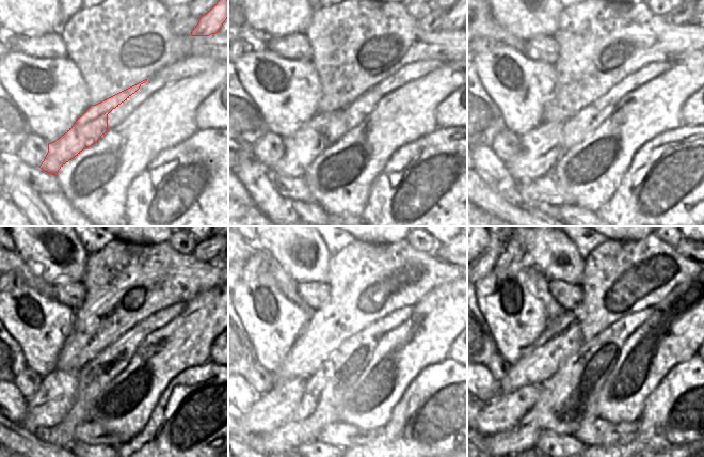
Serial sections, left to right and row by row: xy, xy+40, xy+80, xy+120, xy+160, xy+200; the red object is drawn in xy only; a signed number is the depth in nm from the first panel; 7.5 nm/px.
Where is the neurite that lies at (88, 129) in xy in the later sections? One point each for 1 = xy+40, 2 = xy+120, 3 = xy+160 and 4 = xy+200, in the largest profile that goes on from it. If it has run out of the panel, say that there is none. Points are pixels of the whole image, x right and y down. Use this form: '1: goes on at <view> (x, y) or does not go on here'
1: goes on at xy+40 (301, 148)
2: goes on at xy+120 (56, 396)
3: goes on at xy+160 (273, 409)
4: goes on at xy+200 (502, 413)

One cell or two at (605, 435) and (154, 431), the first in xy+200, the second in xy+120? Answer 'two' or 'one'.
two

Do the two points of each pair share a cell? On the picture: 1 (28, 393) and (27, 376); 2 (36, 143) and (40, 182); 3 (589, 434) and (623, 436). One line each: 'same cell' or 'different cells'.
1: same cell
2: different cells
3: same cell

